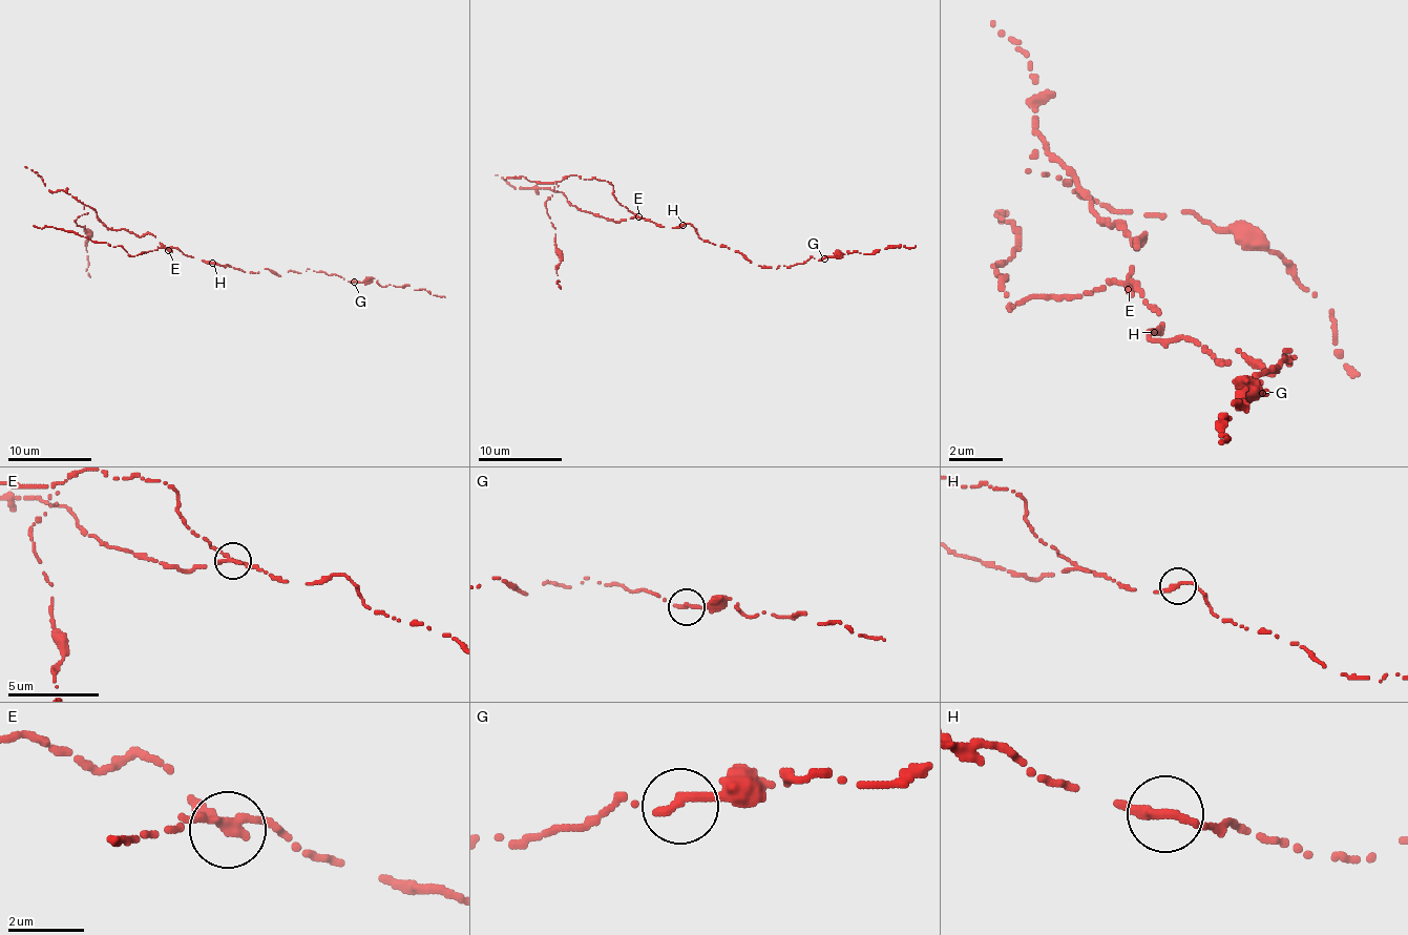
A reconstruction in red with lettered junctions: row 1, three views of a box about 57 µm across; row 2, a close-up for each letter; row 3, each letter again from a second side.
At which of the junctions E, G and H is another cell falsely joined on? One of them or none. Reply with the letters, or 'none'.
E

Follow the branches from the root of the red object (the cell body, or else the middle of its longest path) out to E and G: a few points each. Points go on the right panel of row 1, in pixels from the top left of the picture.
E: (1160, 325), (1160, 311), (1133, 285), (1127, 291)
G: (1160, 325), (1147, 338), (1194, 338), (1221, 366), (1241, 352), (1276, 372), (1289, 352), (1255, 379), (1262, 393)

